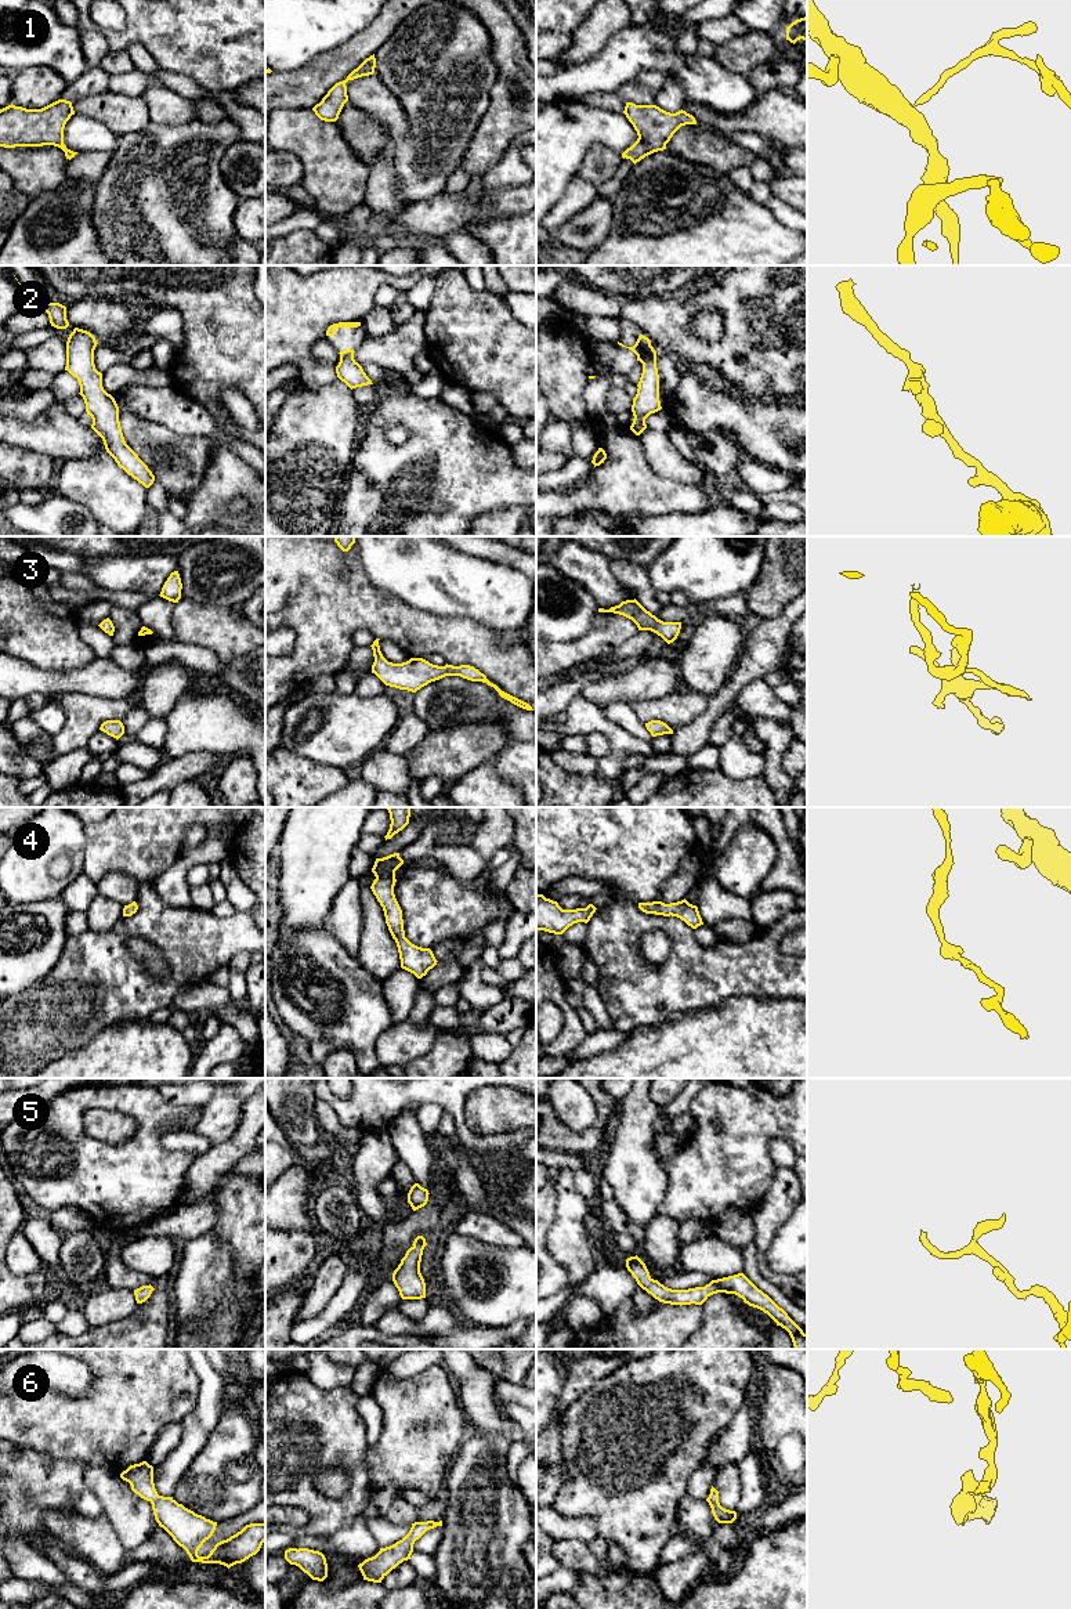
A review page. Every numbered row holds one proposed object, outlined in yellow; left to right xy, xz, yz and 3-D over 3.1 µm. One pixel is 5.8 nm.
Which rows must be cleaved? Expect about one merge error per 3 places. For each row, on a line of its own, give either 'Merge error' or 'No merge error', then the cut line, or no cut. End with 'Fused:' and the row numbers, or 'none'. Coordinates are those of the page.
1: No merge error. No split
2: No merge error. No split
3: No merge error. No split
4: No merge error. No split
5: No merge error. No split
6: No merge error. No split
Fused: none

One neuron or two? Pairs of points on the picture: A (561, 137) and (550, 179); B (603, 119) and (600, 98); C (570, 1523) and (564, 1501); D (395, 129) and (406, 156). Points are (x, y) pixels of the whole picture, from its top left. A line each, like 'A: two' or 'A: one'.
A: one
B: two
C: two
D: two

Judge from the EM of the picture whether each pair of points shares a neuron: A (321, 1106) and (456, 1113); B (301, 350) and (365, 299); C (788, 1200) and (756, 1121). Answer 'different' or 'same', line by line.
A: different
B: same
C: different

